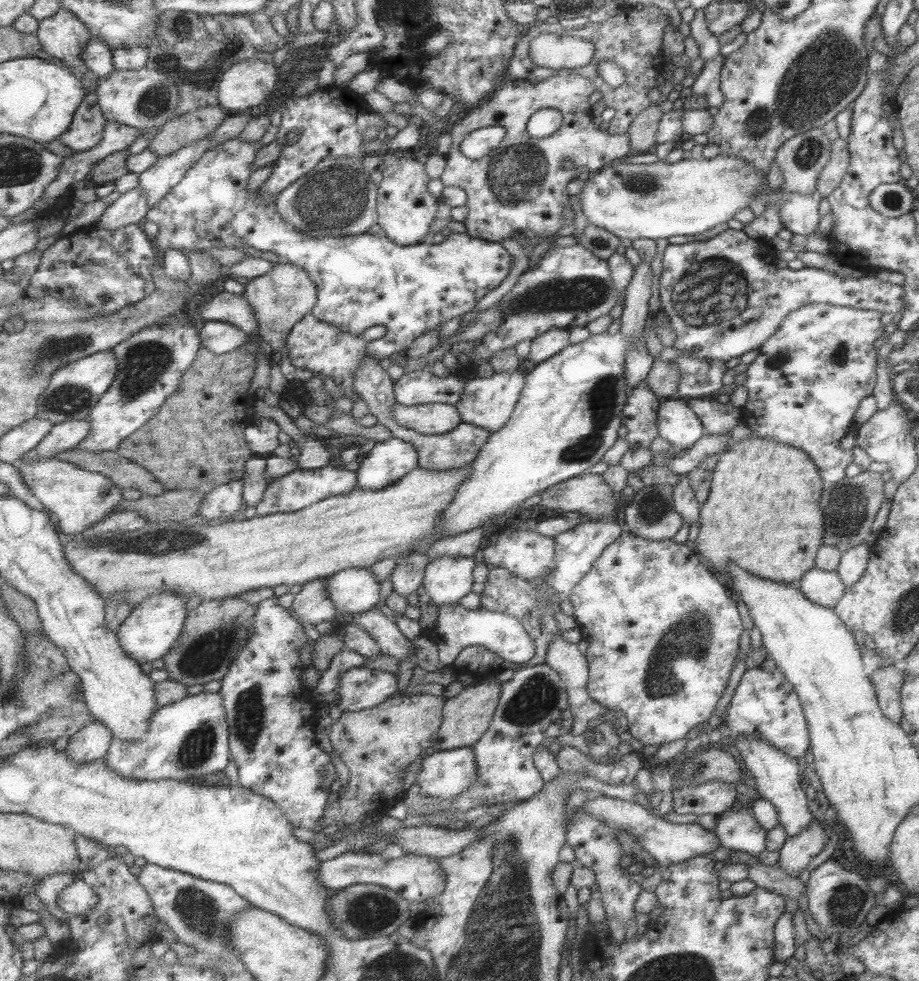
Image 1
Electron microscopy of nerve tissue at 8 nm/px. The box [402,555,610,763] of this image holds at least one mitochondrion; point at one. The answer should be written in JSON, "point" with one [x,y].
{"point":[537,698]}

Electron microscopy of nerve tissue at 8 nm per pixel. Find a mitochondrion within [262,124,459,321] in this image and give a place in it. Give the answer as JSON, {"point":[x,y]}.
{"point":[337,198]}

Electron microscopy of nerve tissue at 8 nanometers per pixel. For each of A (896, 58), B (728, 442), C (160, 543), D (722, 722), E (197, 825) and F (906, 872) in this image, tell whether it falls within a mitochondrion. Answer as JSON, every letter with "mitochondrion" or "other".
{"A":"other","B":"other","C":"mitochondrion","D":"other","E":"other","F":"other"}

